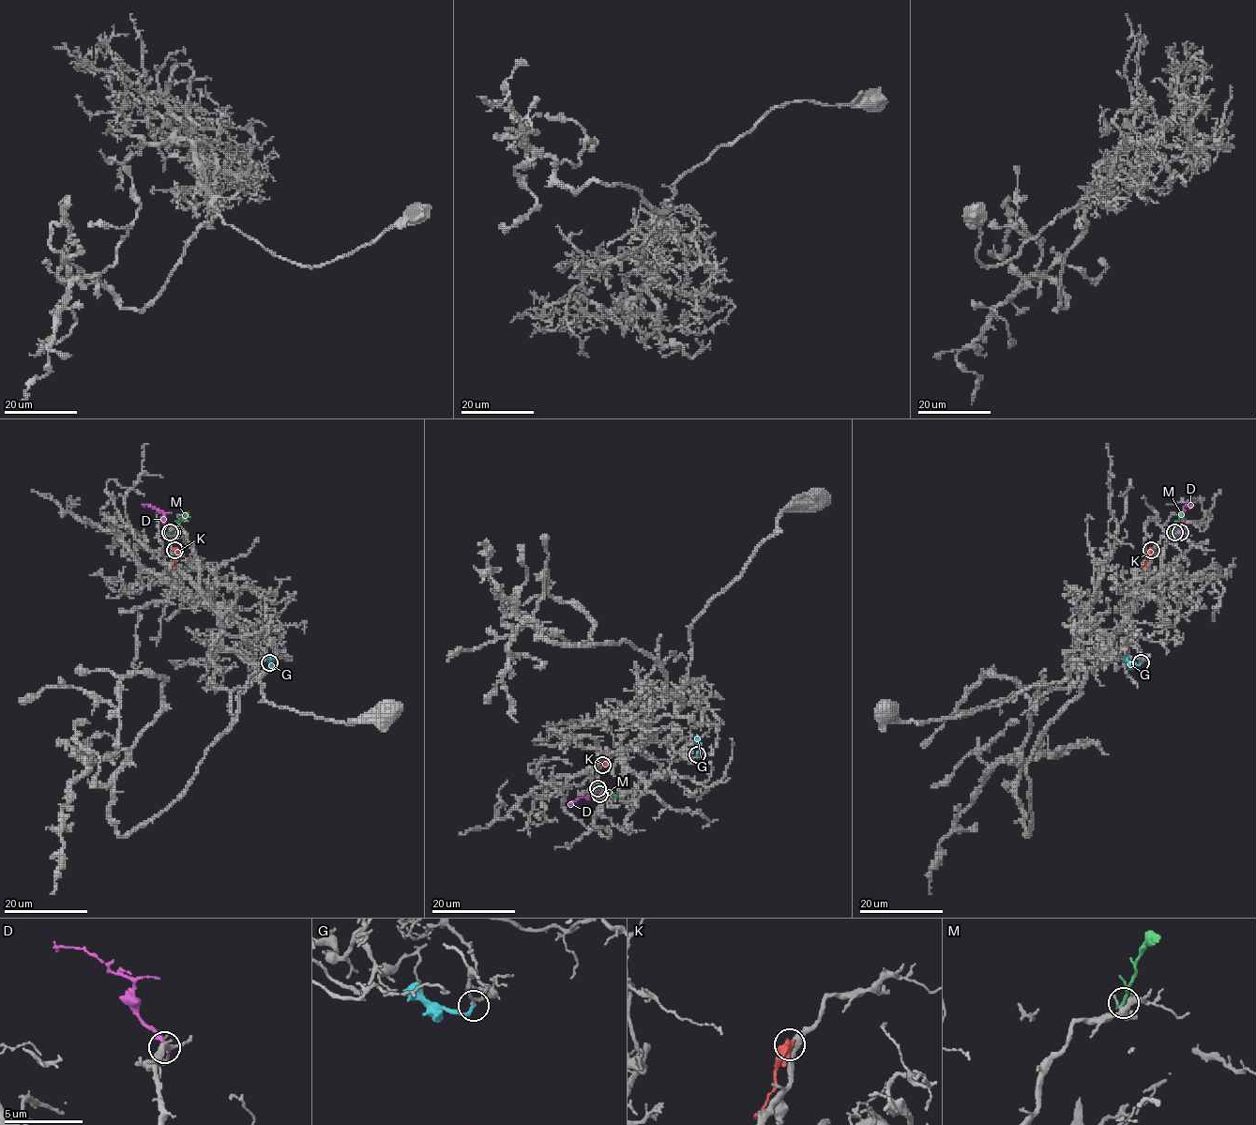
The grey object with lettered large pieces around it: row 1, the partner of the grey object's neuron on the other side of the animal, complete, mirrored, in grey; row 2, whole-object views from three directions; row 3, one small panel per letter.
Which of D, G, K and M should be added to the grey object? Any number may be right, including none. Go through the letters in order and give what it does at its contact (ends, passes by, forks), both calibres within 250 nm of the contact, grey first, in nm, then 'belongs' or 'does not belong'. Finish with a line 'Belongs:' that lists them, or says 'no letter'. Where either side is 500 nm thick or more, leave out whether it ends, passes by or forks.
D: it ends; calibres 280 and 280 nm; does not belong
G: it ends; calibres 160 and 280 nm; does not belong
K: calibres 190 and 600 nm; does not belong
M: it ends; calibres 360 and 220 nm; does not belong
Belongs: no letter

